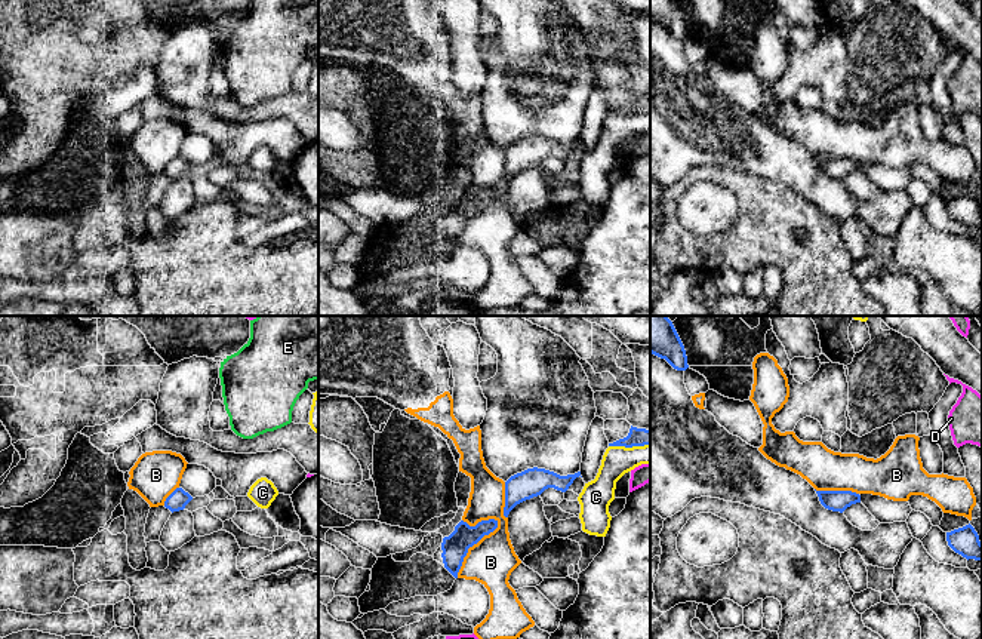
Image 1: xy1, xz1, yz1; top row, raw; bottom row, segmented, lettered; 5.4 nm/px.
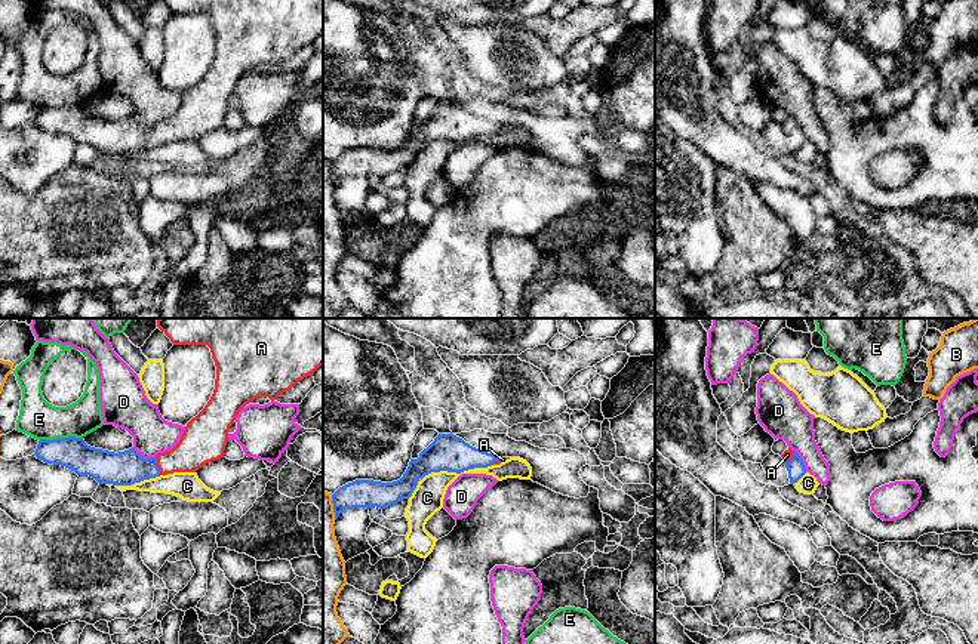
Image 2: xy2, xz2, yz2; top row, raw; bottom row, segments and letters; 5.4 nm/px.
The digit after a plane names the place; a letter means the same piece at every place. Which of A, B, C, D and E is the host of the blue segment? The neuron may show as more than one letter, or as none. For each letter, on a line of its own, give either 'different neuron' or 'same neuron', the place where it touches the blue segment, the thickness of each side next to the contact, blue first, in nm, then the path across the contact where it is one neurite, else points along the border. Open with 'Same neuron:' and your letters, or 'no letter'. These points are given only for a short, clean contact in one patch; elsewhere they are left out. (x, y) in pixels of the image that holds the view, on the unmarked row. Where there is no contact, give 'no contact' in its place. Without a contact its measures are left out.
Same neuron: A
A: same neuron | xy2 (157, 135) | 190/200 nm | across xy2 (125, 136), (157, 135), (187, 125), (197, 114)
B: different neuron | xz1 (471, 214) | 140/260 nm
C: different neuron | xz2 (457, 141) | 200/170 nm
D: different neuron | xy2 (142, 126) | 190/220 nm
E: different neuron | xy2 (60, 107) | 170/200 nm

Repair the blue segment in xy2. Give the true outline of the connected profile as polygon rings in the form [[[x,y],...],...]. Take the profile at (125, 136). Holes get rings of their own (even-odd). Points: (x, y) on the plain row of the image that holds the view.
[[[164,0],[173,13],[207,13],[216,34],[215,58],[204,77],[193,86],[169,120],[144,127],[135,117],[108,120],[90,115],[83,107],[40,108],[34,120],[44,132],[65,135],[77,144],[89,144],[99,152],[132,154],[173,141],[196,141],[224,126],[230,95],[239,80],[258,65],[277,68],[299,49],[323,34],[323,0]]]

